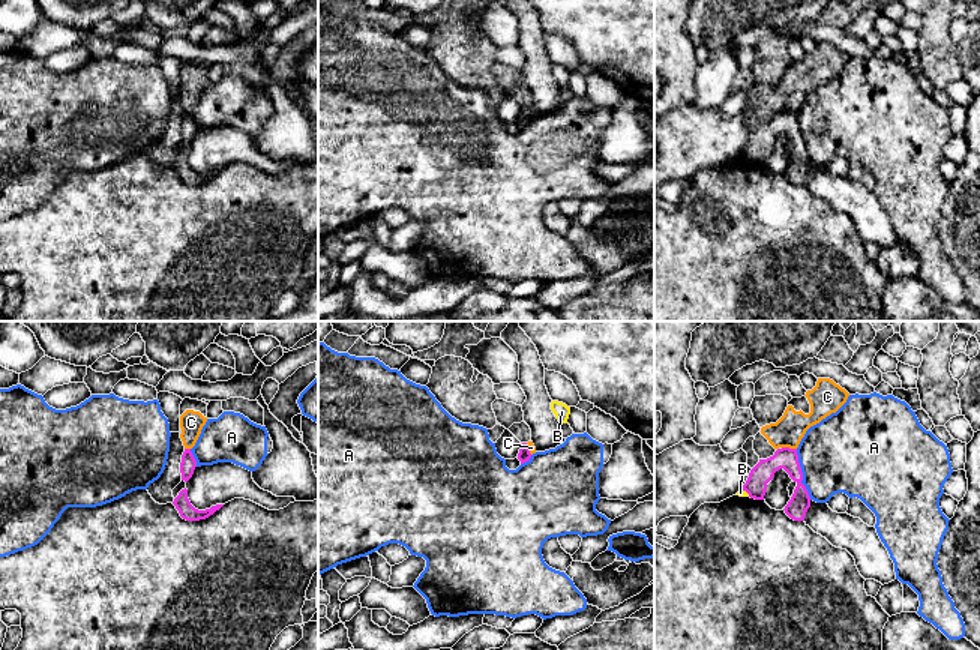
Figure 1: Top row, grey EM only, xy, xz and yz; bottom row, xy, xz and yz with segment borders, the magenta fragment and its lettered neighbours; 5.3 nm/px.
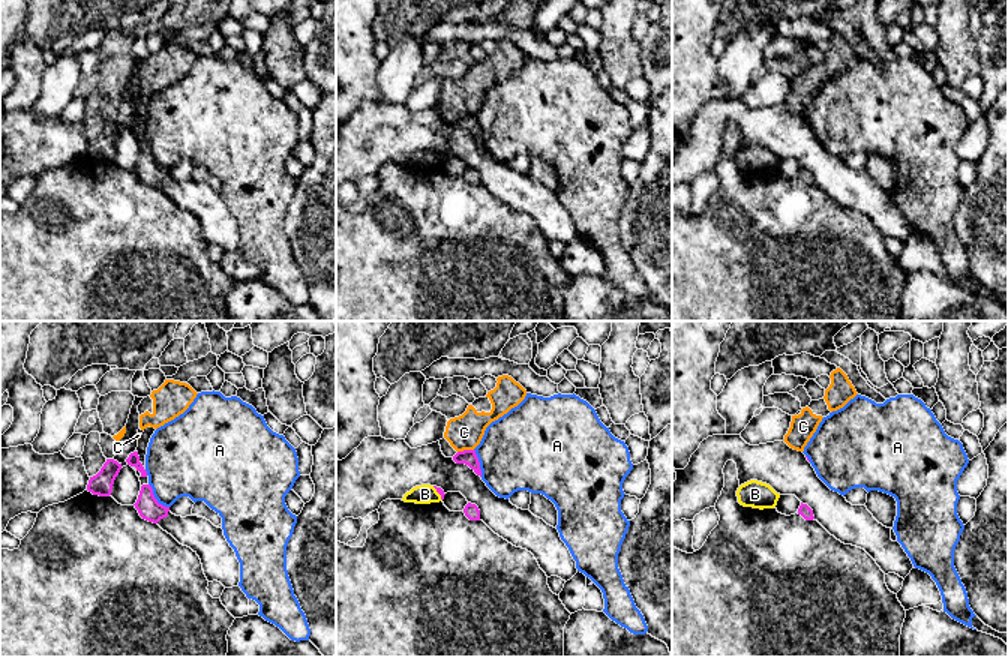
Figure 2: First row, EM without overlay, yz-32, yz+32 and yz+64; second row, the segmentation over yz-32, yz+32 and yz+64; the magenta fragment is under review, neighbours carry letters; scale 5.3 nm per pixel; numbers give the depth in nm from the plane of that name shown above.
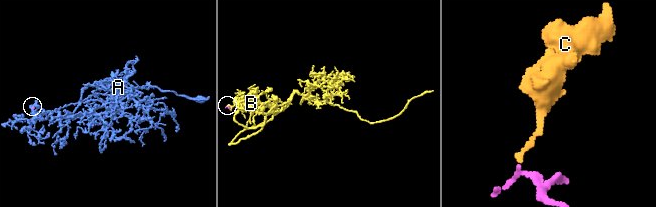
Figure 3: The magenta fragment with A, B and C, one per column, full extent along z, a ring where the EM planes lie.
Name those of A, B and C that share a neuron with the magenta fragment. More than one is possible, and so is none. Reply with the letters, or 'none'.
none

